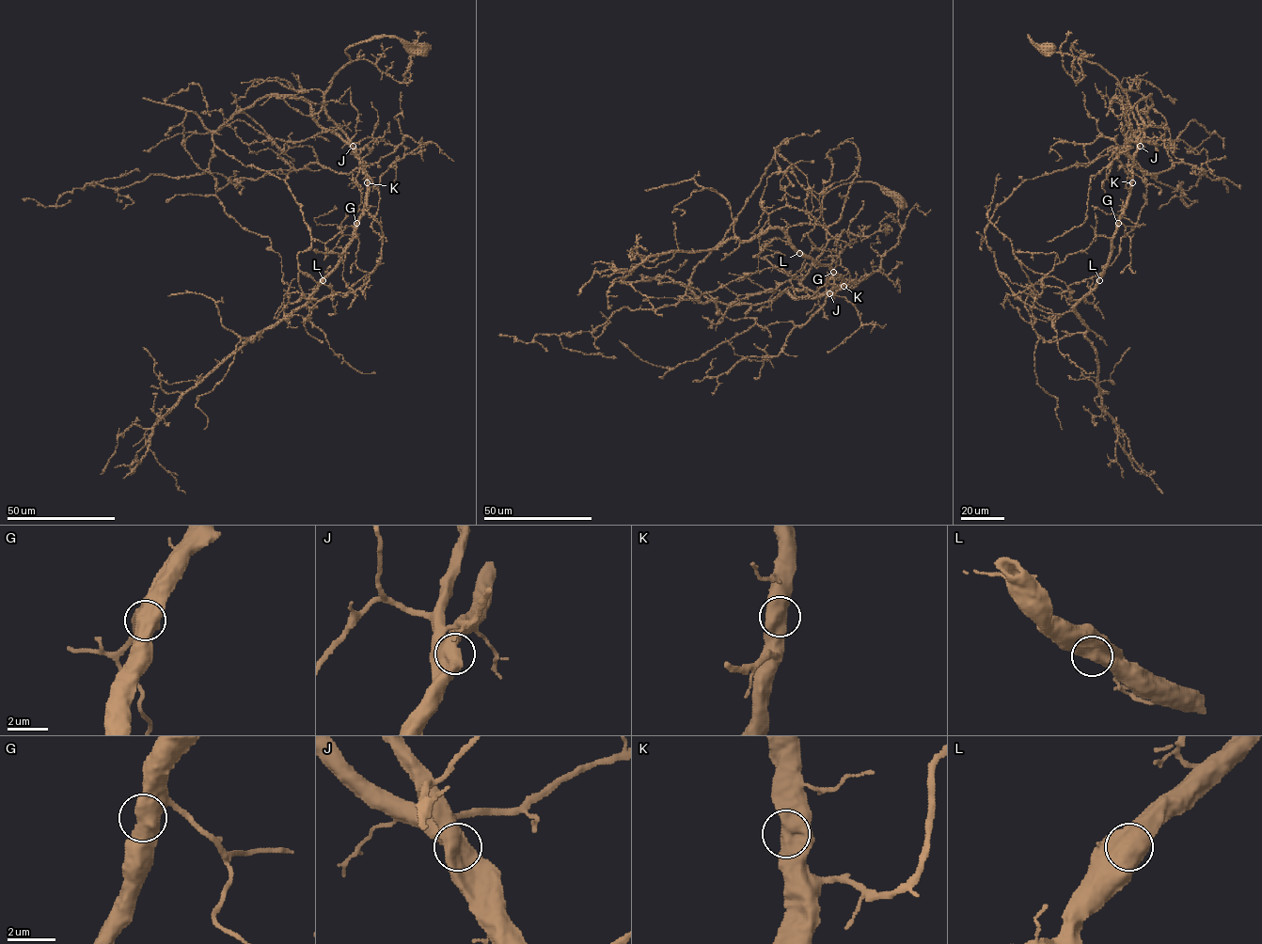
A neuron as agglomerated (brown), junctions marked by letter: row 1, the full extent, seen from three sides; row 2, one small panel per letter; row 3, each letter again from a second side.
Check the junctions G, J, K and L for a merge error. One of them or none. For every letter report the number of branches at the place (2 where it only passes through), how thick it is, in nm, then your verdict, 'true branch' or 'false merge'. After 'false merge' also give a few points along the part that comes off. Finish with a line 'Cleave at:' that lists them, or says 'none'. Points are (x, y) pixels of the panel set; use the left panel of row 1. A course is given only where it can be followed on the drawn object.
G: 2 branches meet; 700 nm thick; true branch
J: 1 branches meet; 1050 nm thick; true branch
K: 2 branches meet; 650 nm thick; true branch
L: 1 branches meet; 950 nm thick; true branch
Cleave at: none

